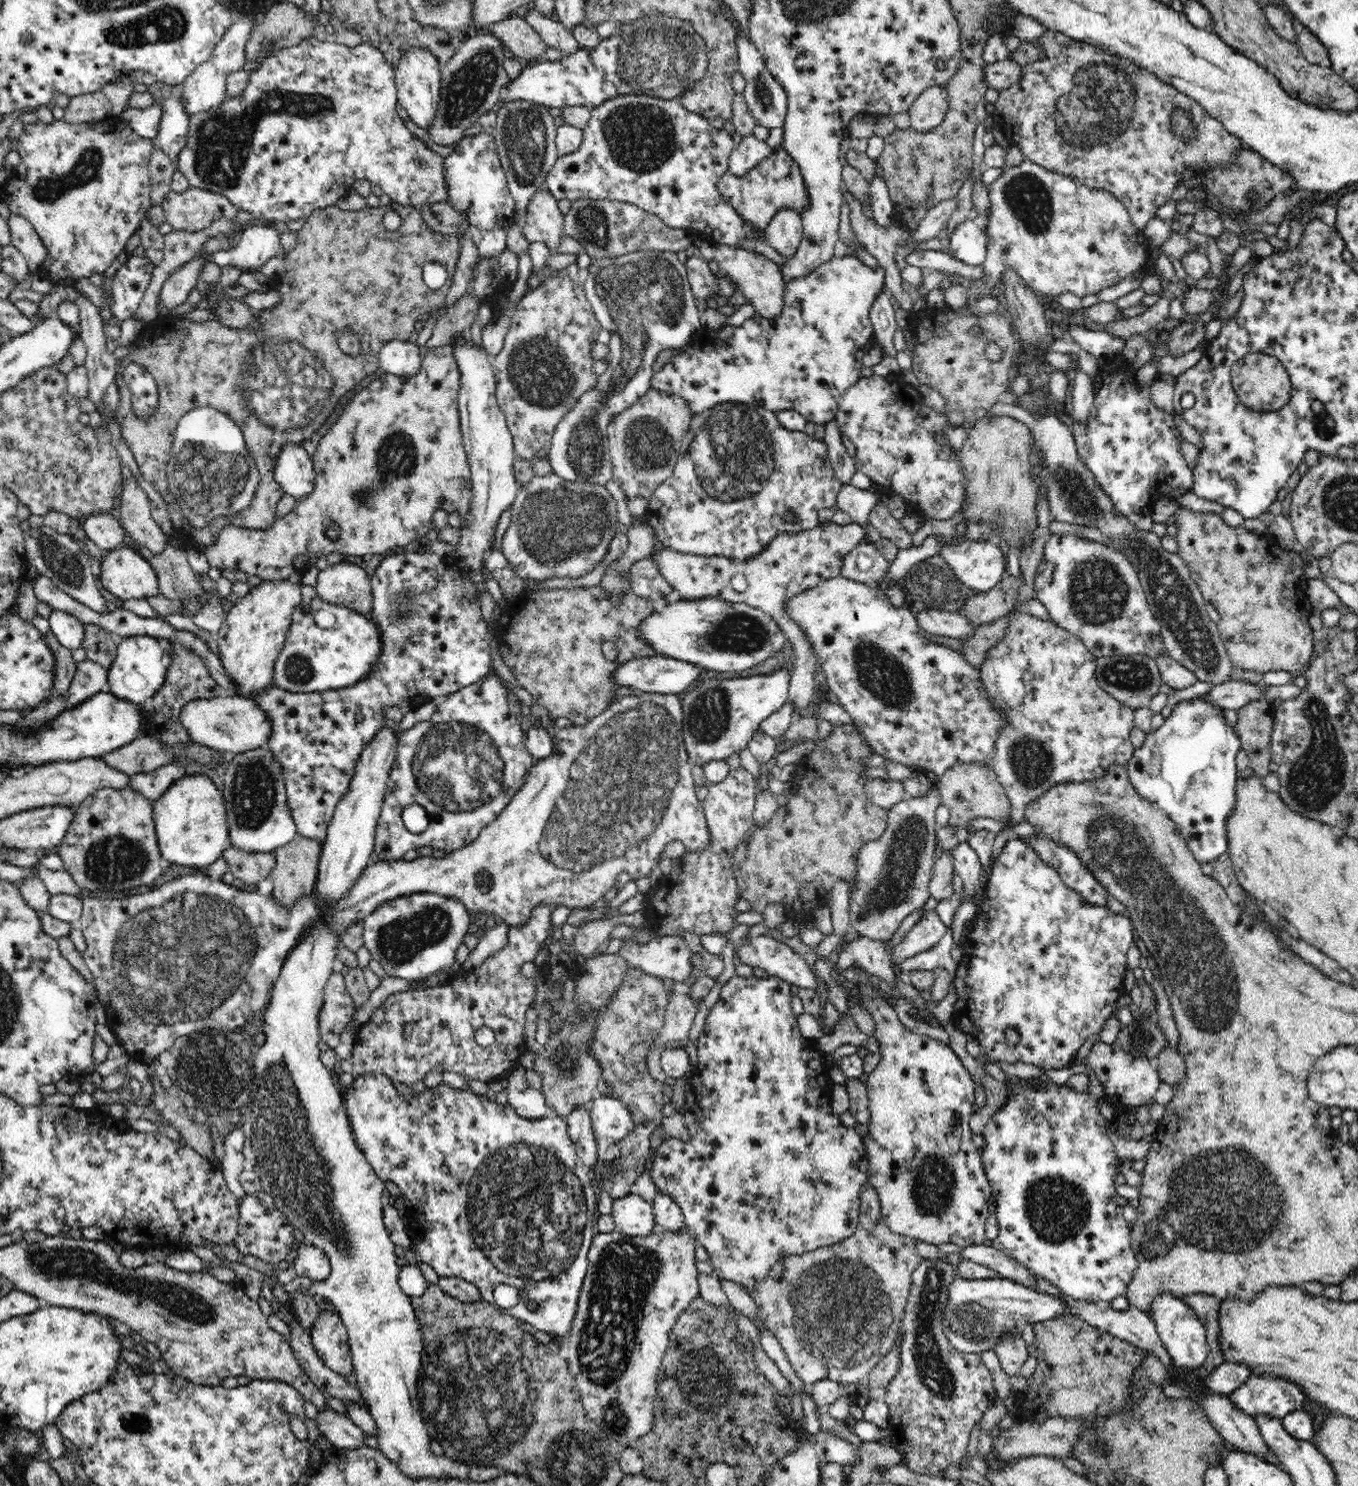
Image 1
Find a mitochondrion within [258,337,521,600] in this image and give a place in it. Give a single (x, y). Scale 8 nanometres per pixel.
(397, 456)

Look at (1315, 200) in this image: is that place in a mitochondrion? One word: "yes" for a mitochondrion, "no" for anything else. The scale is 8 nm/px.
no

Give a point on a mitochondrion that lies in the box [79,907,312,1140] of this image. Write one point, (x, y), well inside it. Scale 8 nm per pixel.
(212, 1069)

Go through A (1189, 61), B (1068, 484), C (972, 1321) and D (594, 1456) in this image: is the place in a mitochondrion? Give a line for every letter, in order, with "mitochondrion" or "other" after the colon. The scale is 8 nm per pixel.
A: other
B: mitochondrion
C: mitochondrion
D: mitochondrion

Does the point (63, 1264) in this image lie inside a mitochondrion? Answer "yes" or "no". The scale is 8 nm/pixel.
yes

